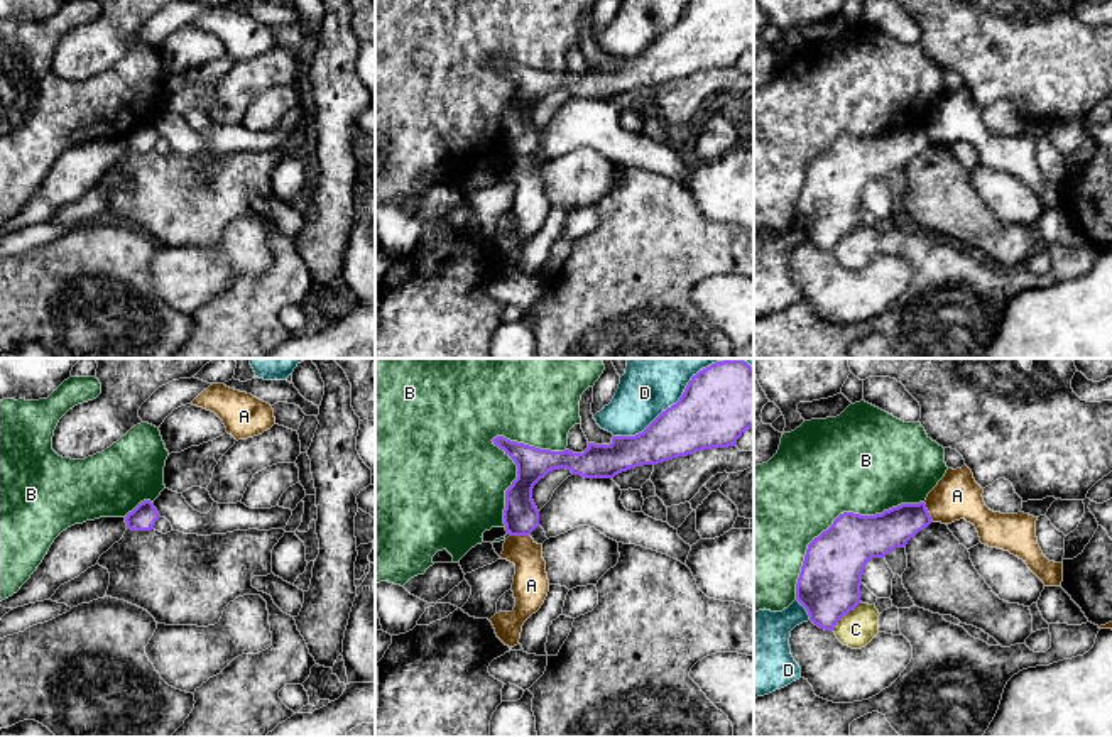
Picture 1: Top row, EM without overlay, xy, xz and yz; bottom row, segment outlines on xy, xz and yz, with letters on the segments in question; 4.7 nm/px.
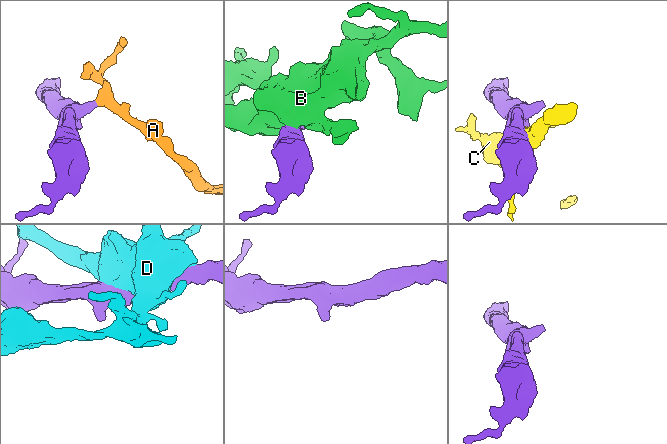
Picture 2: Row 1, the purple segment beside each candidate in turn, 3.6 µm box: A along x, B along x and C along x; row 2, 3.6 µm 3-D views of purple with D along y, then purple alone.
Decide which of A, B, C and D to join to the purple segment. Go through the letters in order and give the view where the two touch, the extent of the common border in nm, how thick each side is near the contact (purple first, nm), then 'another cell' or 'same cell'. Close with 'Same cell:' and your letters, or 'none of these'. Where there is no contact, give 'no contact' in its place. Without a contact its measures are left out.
A: yz | 110 nm | 190/220 nm | another cell
B: yz | 750 nm | 280/460 nm | another cell
C: yz | 190 nm | 300/170 nm | another cell
D: xz | 700 nm | 360/320 nm | another cell
Same cell: none of these

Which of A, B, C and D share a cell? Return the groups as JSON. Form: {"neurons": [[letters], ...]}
{"neurons": [["A"], ["B"], ["C"], ["D"]]}

